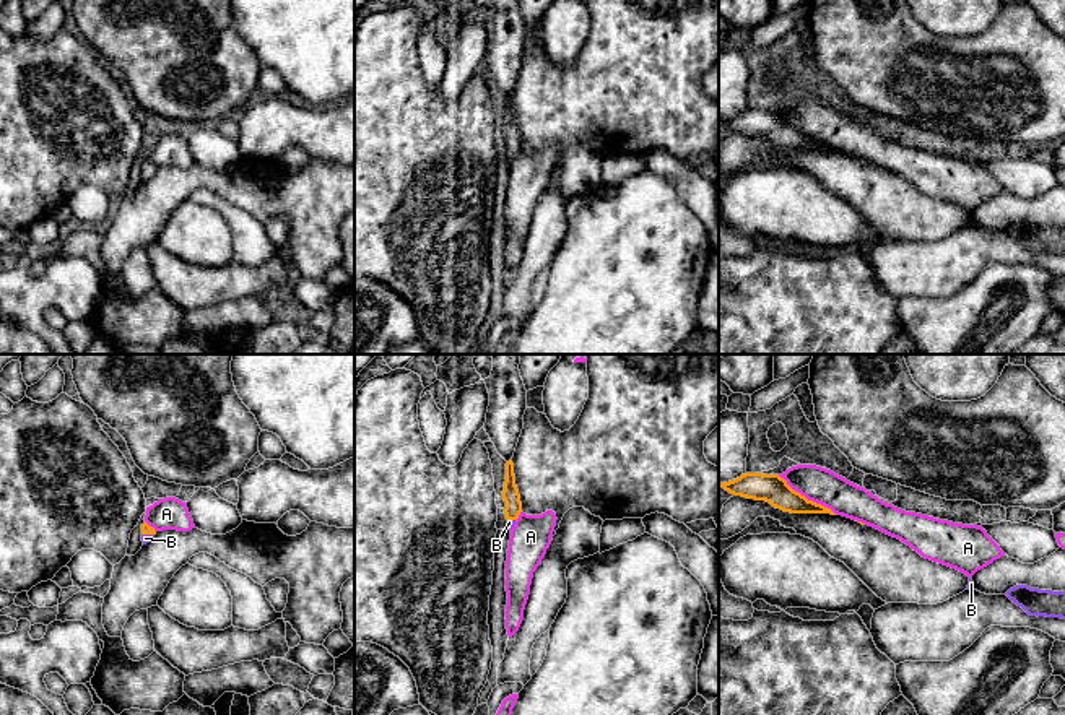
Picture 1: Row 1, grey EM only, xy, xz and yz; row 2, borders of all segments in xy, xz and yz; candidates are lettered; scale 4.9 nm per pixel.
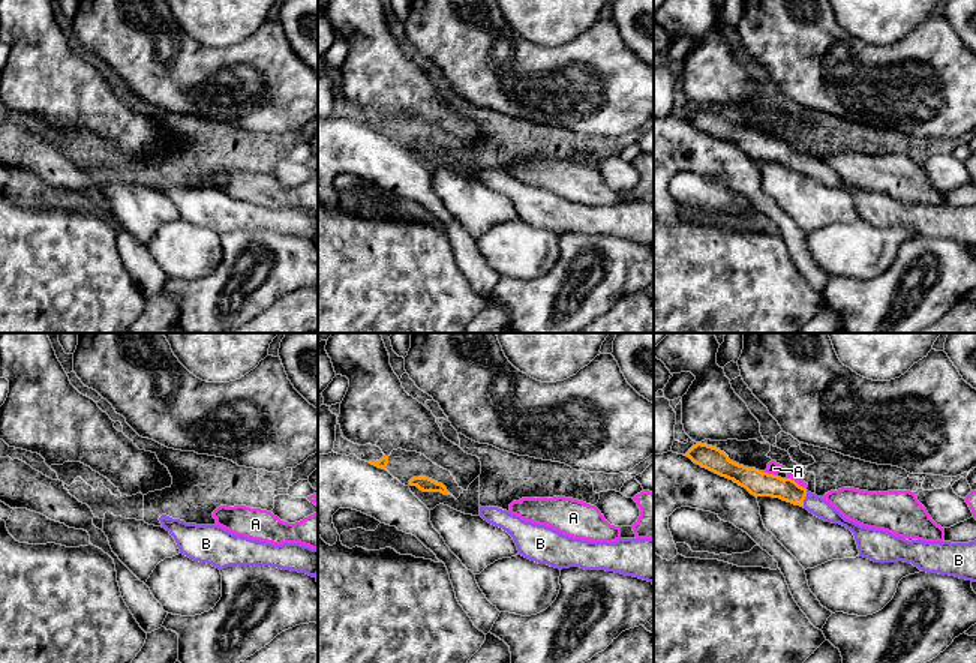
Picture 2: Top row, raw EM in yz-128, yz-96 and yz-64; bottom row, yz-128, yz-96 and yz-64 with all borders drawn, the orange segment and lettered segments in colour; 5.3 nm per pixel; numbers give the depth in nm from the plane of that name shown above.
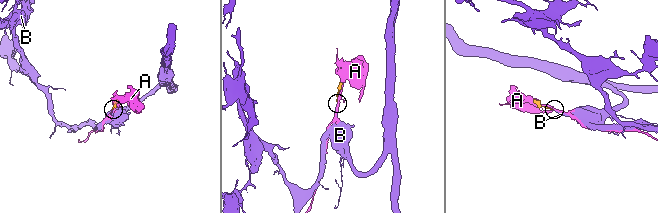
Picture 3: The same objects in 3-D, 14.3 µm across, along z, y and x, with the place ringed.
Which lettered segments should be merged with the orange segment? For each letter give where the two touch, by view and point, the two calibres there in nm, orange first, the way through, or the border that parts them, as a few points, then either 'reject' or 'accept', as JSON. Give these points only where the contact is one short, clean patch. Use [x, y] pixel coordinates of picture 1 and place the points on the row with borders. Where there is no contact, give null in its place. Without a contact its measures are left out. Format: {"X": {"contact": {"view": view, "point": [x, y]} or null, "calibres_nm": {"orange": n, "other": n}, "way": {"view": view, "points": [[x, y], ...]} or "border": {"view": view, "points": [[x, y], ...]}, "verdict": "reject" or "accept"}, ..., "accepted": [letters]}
{"A": {"contact": {"view": "yz", "point": [805, 498]}, "calibres_nm": {"orange": 140, "other": 180}, "verdict": "reject"}, "B": {"contact": {"view": "xy", "point": [148, 533]}, "calibres_nm": {"orange": 50, "other": 50}, "way": {"view": "xy", "points": [[145, 528], [148, 533], [145, 538]]}, "verdict": "accept"}, "accepted": ["B"]}

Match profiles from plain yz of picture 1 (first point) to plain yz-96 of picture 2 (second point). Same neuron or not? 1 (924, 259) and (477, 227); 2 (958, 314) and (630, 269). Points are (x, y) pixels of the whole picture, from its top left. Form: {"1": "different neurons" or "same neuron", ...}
{"1": "different neurons", "2": "same neuron"}

